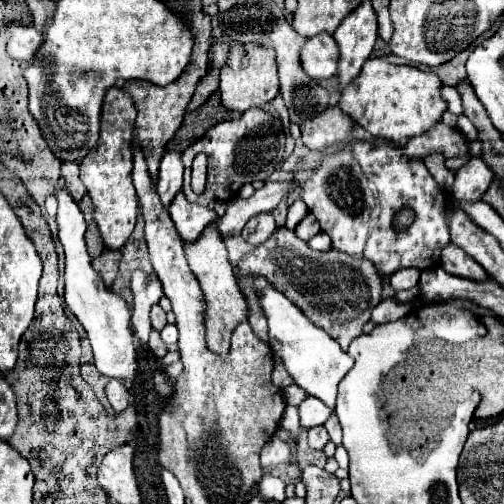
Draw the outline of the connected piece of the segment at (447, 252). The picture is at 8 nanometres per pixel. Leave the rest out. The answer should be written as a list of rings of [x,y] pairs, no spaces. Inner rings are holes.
[[[447,244],[441,250],[441,268],[453,276],[463,276],[463,278],[471,278],[471,280],[487,278],[487,272],[455,244]]]

